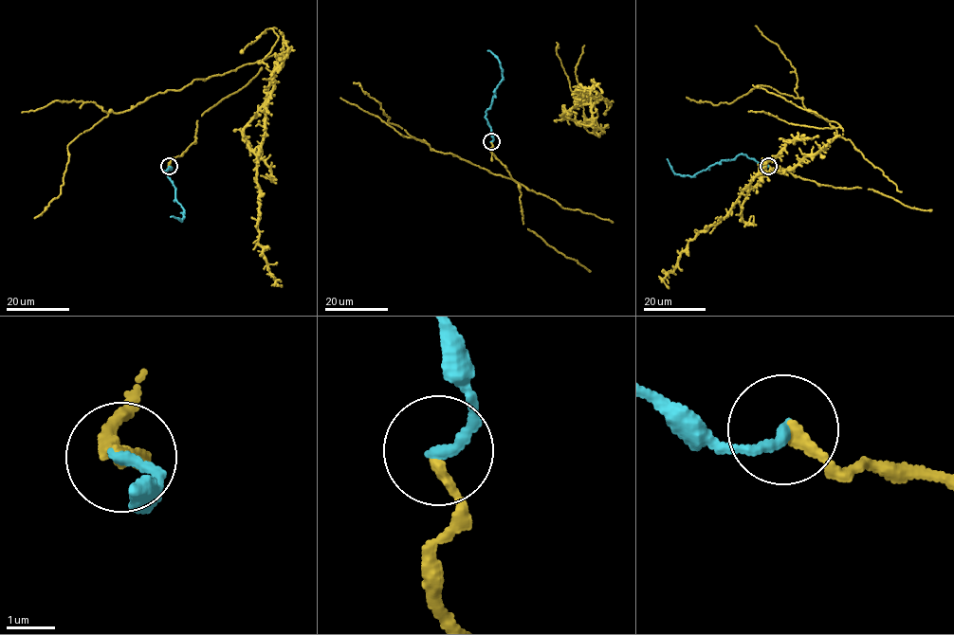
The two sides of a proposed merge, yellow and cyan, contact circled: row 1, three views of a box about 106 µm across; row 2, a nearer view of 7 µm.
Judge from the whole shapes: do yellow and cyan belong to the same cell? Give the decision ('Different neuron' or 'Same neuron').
Same neuron

